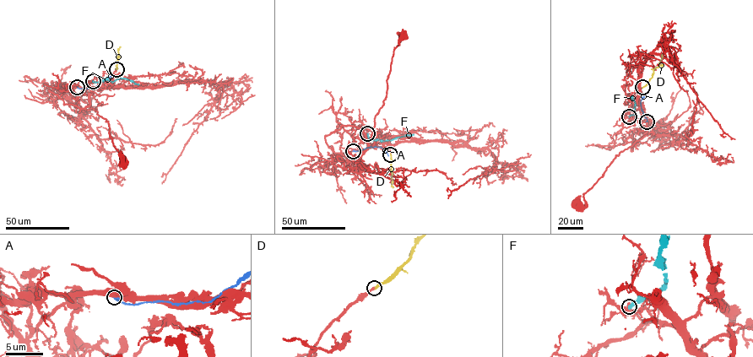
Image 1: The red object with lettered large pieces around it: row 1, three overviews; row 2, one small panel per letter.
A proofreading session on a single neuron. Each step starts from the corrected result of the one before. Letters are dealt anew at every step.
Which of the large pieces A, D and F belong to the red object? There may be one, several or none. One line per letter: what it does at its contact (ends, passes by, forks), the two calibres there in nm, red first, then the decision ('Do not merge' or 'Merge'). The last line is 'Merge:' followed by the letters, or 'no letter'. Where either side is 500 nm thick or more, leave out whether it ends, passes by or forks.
A: Thickness 500 nm (red) against 240 nm. Do not merge
D: It ends there. Thickness 240 nm (red) against 320 nm. Merge
F: It ends there. Thickness 180 nm (red) against 440 nm. Do not merge
Merge: D

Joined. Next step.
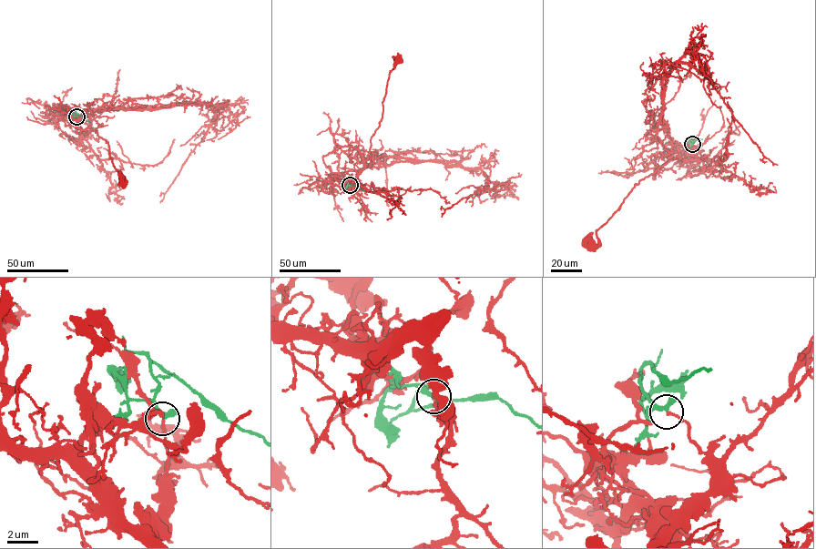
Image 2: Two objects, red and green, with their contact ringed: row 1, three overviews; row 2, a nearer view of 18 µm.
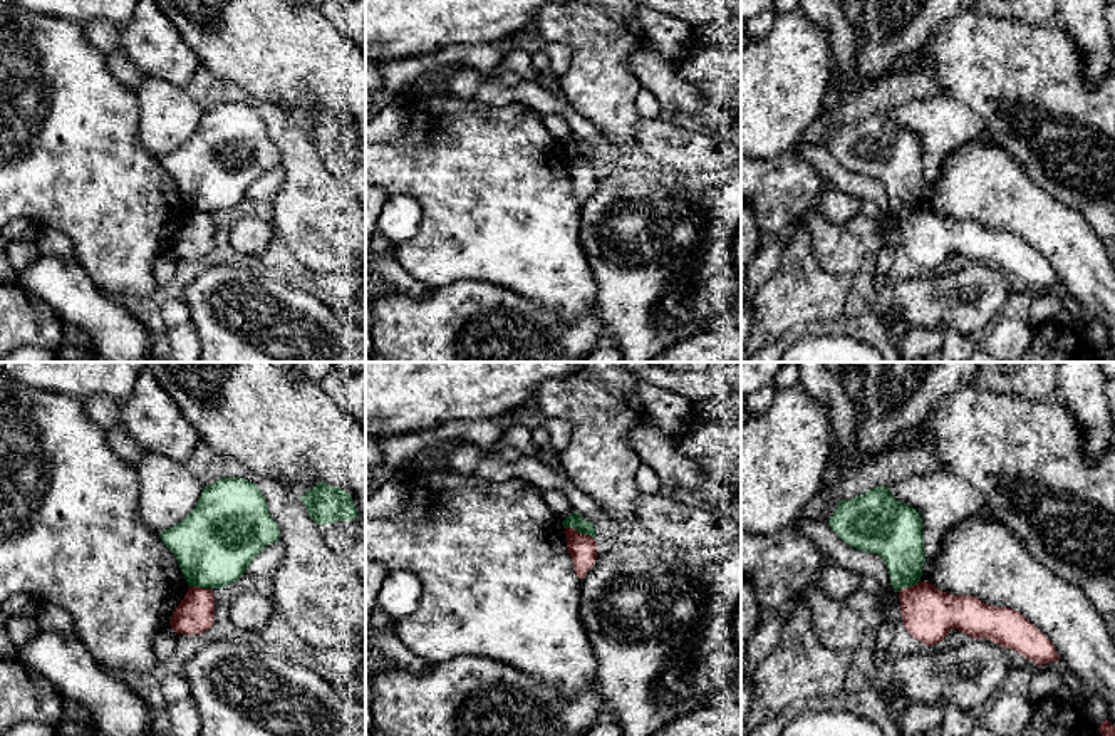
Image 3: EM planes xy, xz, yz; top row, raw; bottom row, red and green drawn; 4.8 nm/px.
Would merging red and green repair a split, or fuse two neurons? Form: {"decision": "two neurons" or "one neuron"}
{"decision": "two neurons"}

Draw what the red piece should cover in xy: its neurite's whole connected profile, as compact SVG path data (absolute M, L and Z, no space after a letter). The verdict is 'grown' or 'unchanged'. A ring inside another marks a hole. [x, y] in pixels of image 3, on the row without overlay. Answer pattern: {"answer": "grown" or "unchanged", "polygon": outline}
{"answer": "unchanged", "polygon": "M189 211L169 245L176 258L203 258L215 246L215 220L211 213Z"}

